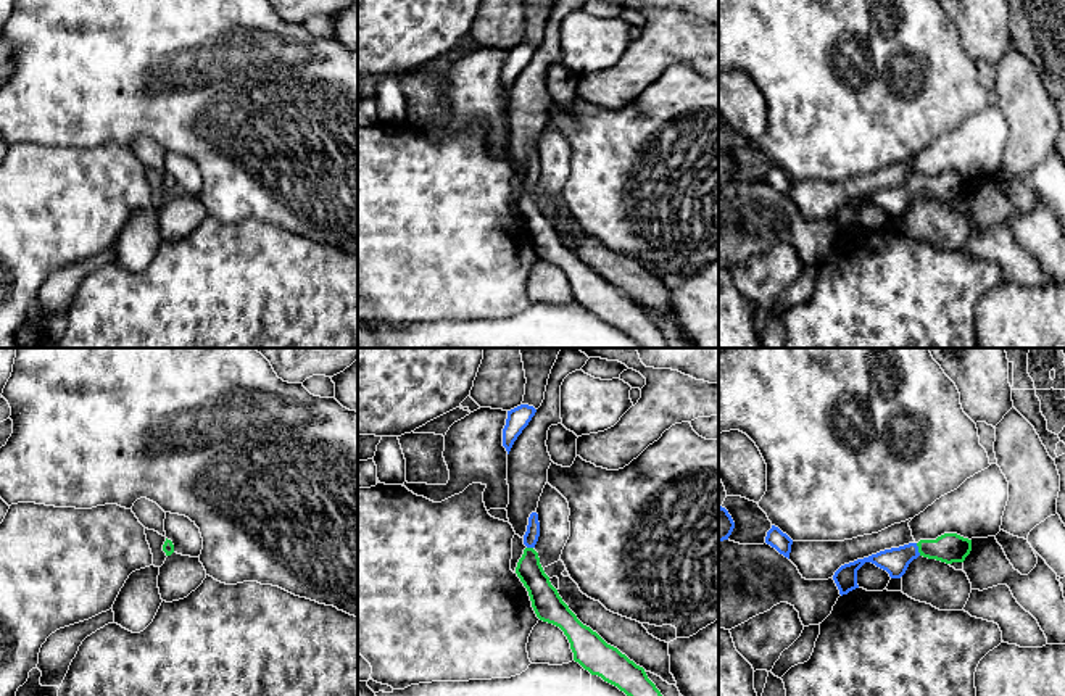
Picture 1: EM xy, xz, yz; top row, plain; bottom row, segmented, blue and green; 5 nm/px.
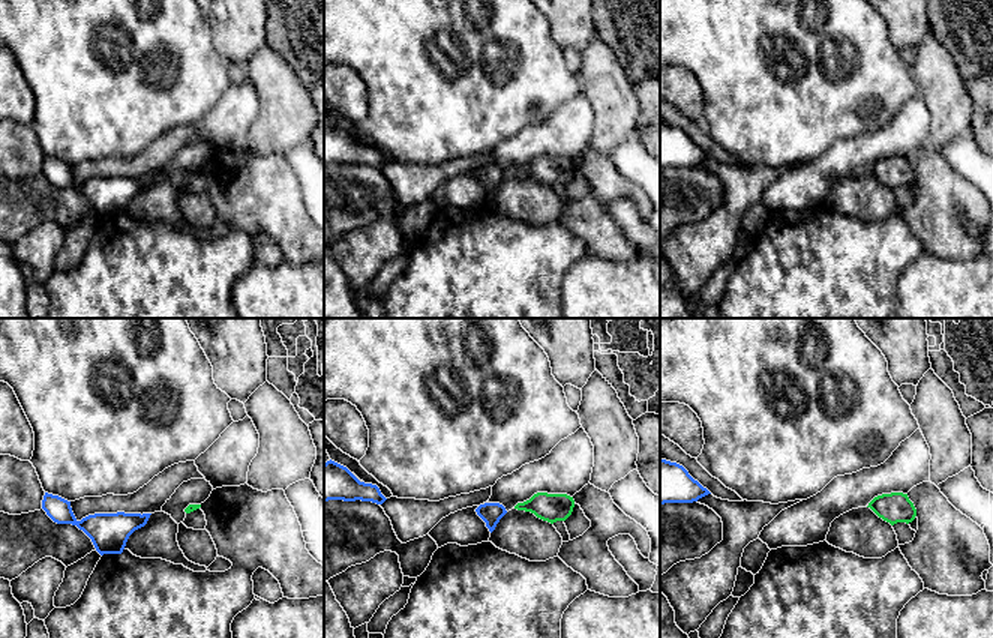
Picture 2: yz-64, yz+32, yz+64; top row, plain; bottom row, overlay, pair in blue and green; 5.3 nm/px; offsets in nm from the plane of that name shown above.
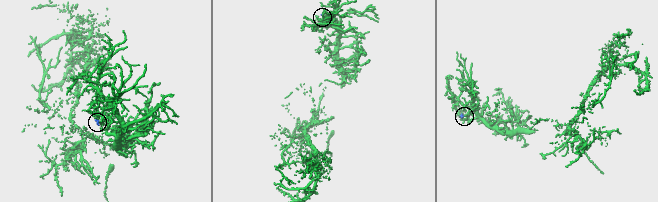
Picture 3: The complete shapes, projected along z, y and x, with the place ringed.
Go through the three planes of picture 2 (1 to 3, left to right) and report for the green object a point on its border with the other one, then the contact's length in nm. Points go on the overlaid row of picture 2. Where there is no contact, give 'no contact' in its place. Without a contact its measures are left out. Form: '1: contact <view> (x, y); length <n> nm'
1: no contact
2: no contact
3: no contact

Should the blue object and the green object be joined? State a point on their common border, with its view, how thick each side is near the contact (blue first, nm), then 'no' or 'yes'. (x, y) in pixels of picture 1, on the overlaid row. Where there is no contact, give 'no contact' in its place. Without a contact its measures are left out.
meets blue in yz at (917, 550); 140 nm thick on the blue side, 150 nm on the other; yes

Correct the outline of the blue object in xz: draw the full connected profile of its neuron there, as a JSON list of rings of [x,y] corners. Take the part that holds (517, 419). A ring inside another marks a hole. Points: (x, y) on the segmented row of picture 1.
[[[520,404],[511,411],[508,411],[506,425],[503,429],[503,446],[506,448],[508,454],[522,433],[522,430],[528,425],[532,417],[535,416],[537,409],[528,404]]]

